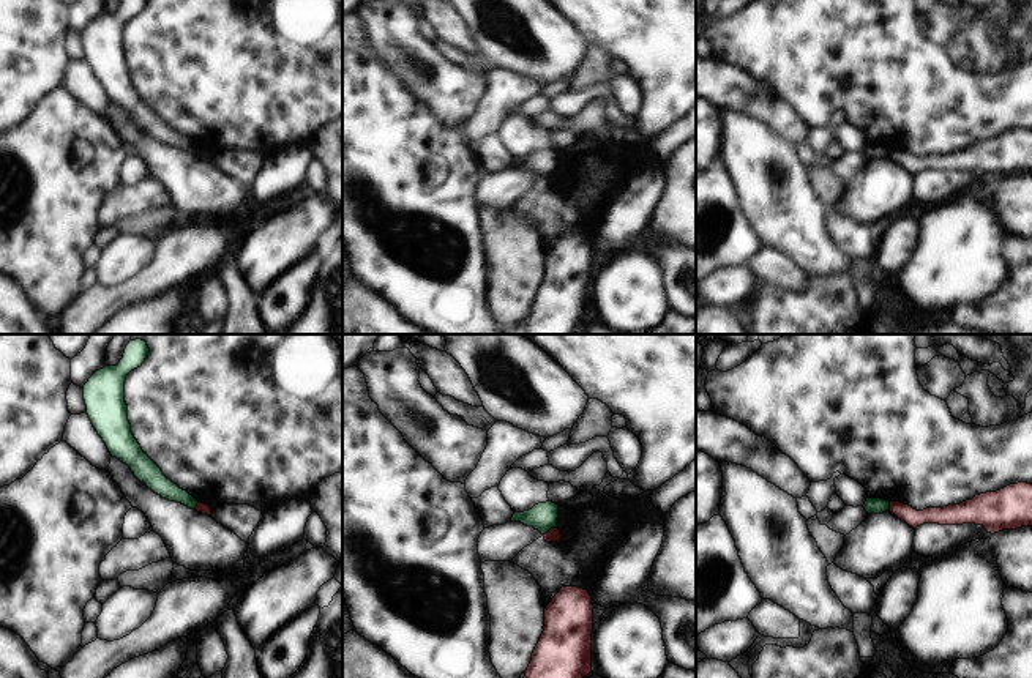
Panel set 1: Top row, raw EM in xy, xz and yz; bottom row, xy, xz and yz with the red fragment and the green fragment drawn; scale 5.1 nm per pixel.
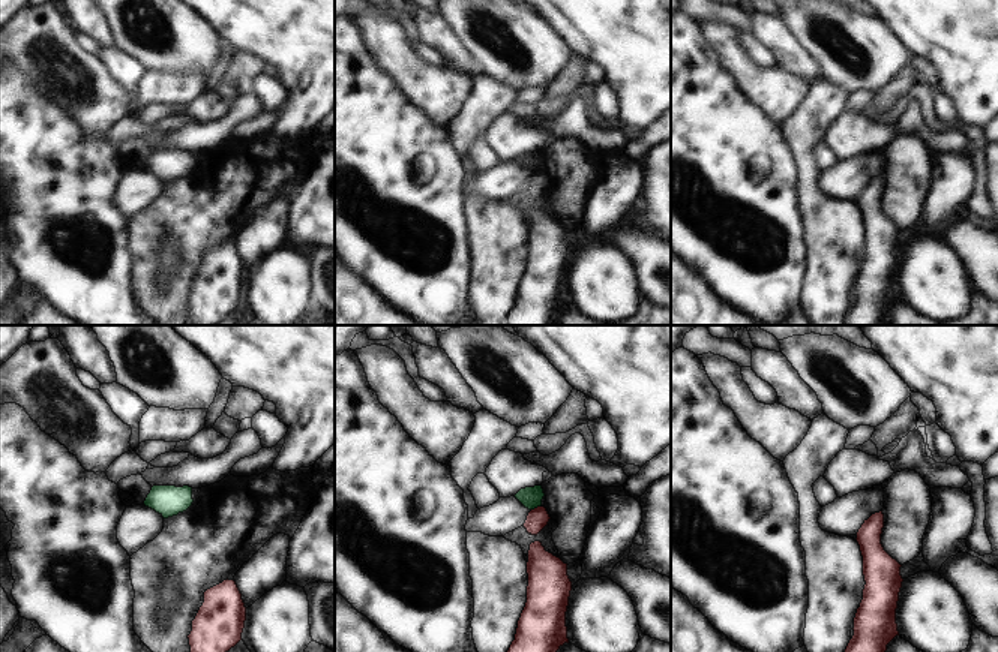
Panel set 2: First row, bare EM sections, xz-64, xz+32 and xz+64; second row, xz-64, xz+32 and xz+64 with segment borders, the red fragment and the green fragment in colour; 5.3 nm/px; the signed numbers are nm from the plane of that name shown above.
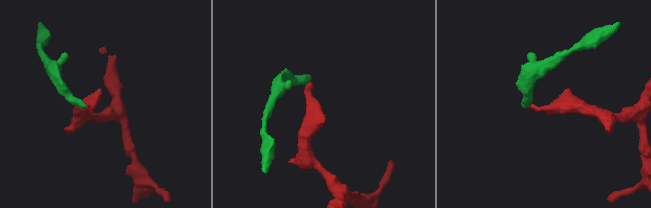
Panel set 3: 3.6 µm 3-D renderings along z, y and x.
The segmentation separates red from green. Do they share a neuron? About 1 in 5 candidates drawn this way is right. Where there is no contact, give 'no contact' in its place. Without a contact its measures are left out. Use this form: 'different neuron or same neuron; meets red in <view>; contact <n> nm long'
different neuron; meets red in xz; contact 90 nm long

